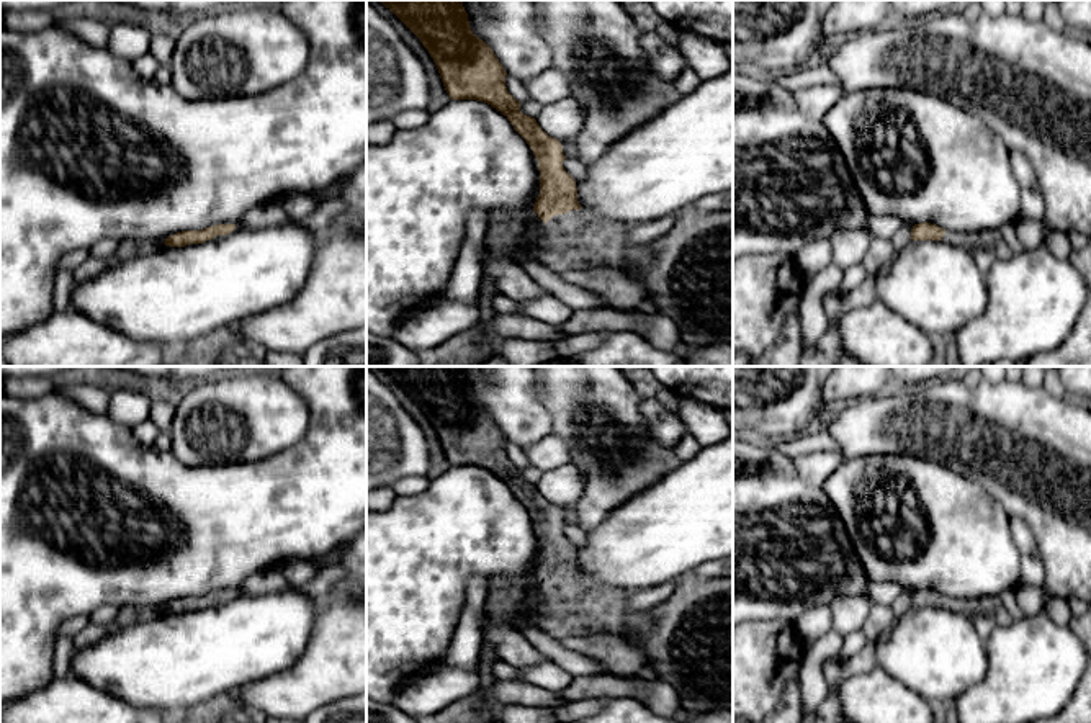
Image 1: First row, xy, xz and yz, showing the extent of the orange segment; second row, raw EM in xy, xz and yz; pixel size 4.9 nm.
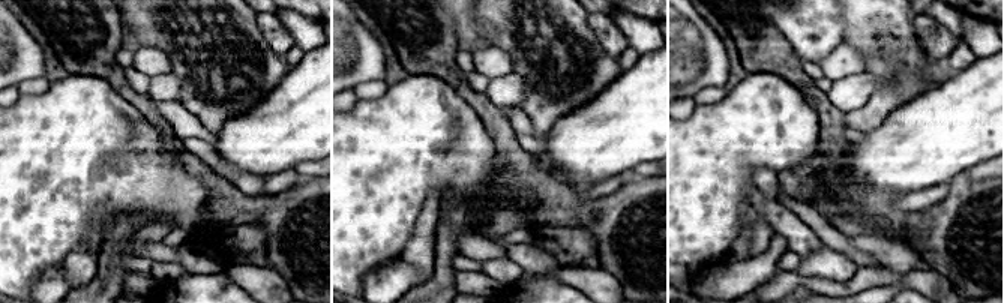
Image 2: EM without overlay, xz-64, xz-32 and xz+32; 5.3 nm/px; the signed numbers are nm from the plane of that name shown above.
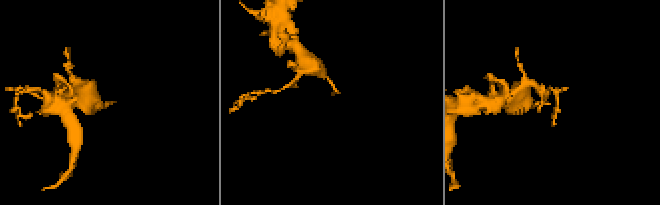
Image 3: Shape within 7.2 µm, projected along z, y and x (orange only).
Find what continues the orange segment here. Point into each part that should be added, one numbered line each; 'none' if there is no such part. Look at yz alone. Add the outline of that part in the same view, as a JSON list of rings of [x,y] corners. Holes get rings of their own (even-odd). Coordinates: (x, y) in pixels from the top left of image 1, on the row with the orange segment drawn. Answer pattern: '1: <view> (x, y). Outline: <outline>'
1: yz (970, 241). Outline: [[[945,231],[942,242],[963,247],[968,252],[975,252],[978,247],[990,247],[999,260],[1012,257],[1012,250],[1008,247],[999,231],[980,231],[980,232],[959,232]]]

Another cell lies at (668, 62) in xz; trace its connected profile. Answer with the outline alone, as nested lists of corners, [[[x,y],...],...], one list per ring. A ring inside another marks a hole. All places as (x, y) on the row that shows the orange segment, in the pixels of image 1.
[[[656,31],[643,33],[640,44],[648,56],[651,69],[659,79],[674,82],[689,69],[684,54],[664,41]]]

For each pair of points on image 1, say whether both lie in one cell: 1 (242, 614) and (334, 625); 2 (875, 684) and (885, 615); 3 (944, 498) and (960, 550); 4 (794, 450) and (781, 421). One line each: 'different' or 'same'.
1: different
2: different
3: same
4: different

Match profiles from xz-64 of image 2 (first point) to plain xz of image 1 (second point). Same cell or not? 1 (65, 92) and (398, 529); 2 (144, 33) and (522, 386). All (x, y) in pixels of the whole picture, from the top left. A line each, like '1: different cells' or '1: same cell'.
1: same cell
2: different cells

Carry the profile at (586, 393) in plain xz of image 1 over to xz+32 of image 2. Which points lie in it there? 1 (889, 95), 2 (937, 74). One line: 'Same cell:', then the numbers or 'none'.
Same cell: 1

